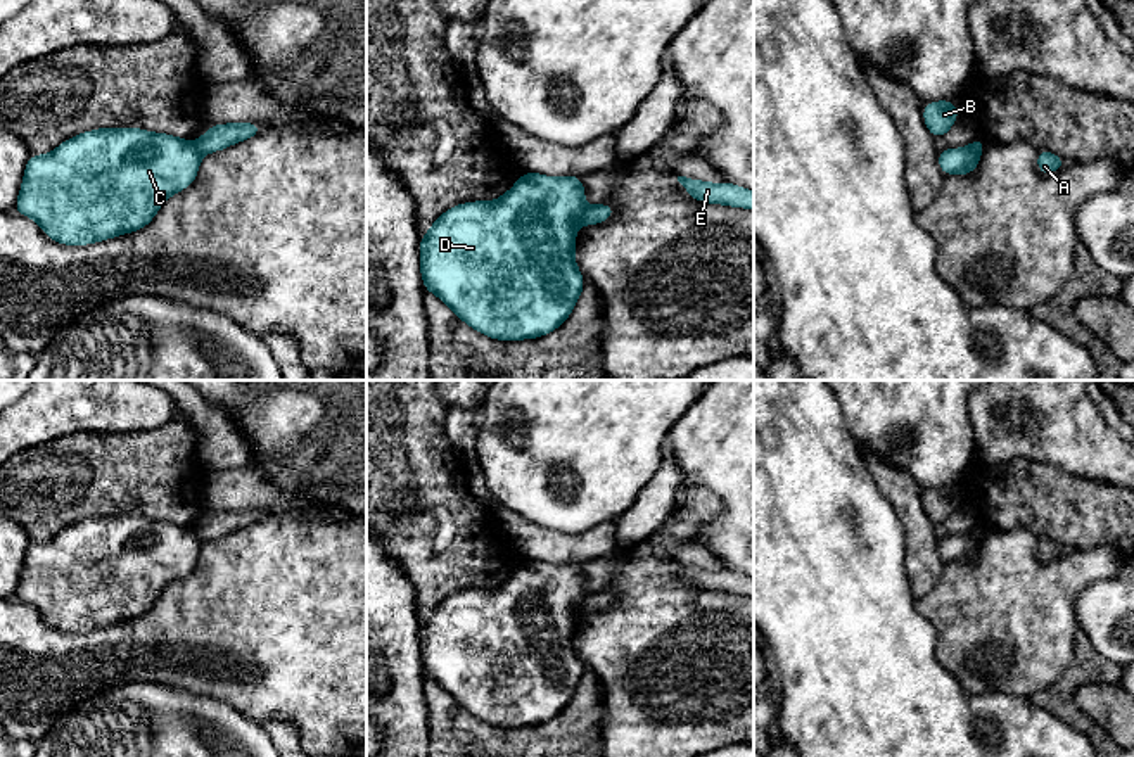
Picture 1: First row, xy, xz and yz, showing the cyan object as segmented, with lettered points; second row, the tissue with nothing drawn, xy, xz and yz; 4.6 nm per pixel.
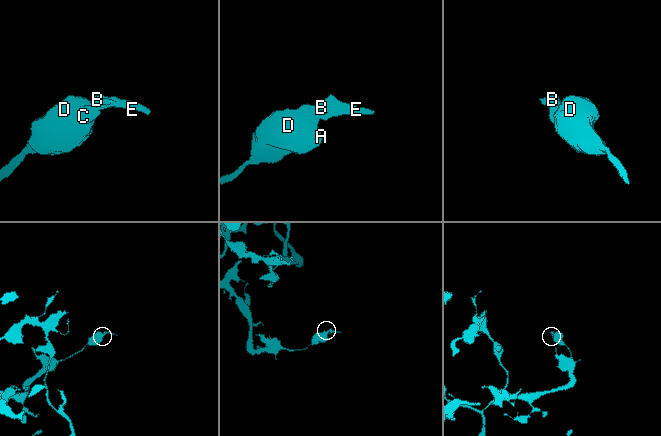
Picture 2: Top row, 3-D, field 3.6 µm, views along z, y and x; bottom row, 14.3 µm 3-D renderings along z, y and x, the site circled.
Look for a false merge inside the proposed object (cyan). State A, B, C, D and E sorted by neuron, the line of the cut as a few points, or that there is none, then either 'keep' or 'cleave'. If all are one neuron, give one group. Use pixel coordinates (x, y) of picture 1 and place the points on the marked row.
groups A C D / B E; cut xz (586, 208), (579, 223); cleave

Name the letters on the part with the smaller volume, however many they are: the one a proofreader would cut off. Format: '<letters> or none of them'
B, E

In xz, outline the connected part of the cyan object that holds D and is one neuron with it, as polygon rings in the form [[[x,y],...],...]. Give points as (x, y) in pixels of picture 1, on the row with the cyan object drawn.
[[[526,171],[496,200],[449,207],[420,239],[424,289],[496,340],[557,330],[584,287],[574,261],[584,195],[579,176]]]

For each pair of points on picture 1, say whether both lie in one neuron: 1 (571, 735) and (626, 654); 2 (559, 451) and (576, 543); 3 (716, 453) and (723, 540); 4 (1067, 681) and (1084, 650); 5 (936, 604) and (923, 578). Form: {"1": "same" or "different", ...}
{"1": "different", "2": "different", "3": "same", "4": "same", "5": "different"}

